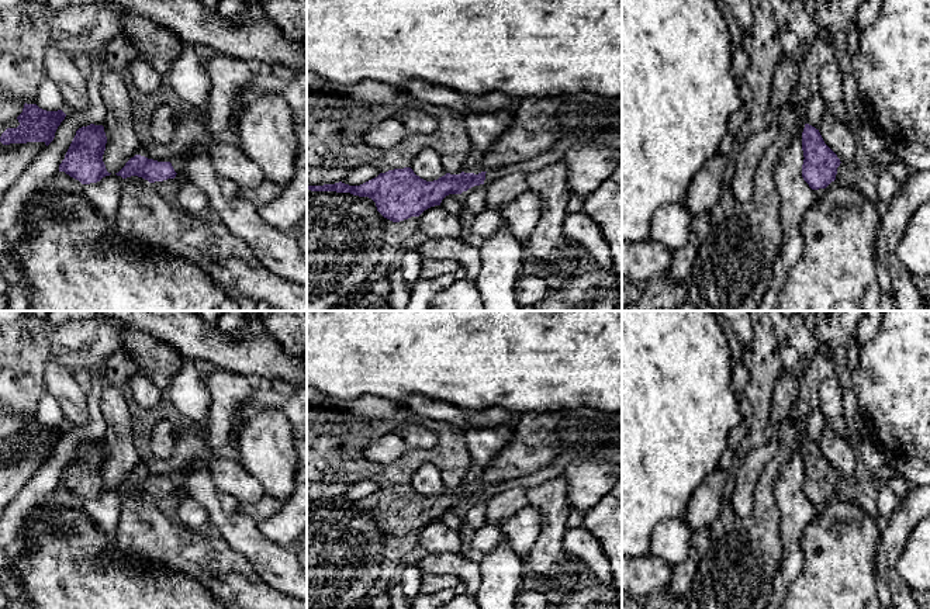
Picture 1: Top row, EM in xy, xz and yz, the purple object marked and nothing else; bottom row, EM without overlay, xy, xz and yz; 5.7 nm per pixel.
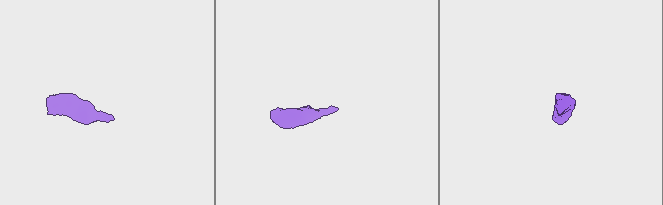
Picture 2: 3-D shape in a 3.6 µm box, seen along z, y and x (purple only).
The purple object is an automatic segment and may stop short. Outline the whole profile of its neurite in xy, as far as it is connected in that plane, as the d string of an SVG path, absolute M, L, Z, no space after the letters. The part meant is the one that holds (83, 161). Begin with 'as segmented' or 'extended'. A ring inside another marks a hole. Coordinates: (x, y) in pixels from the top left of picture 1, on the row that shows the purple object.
as segmented; M90 124L76 131L76 135L59 165L65 172L82 184L97 183L110 176L103 162L107 136L103 125Z

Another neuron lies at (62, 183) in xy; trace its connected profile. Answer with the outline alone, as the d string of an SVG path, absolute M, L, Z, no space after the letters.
M58 172L48 183L46 194L56 191L60 194L82 194L83 186L79 180L70 177L65 172Z

